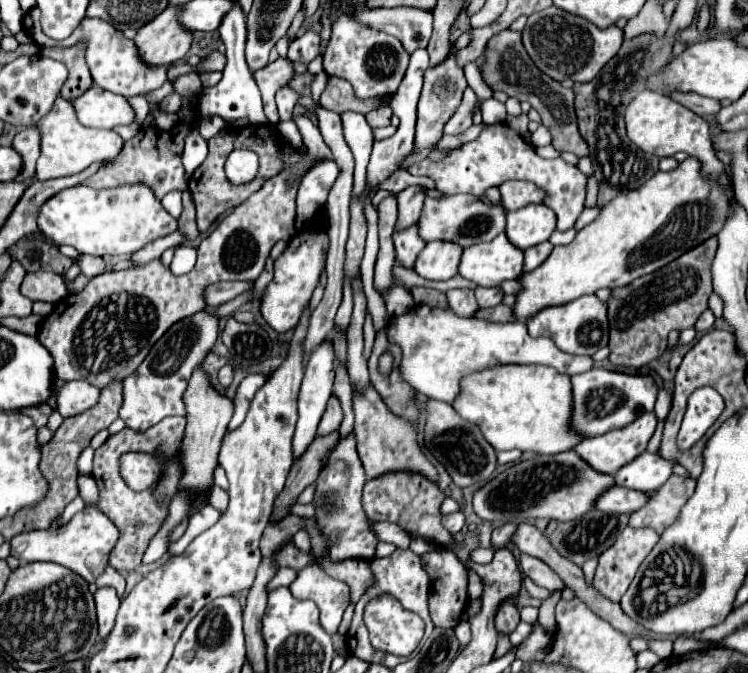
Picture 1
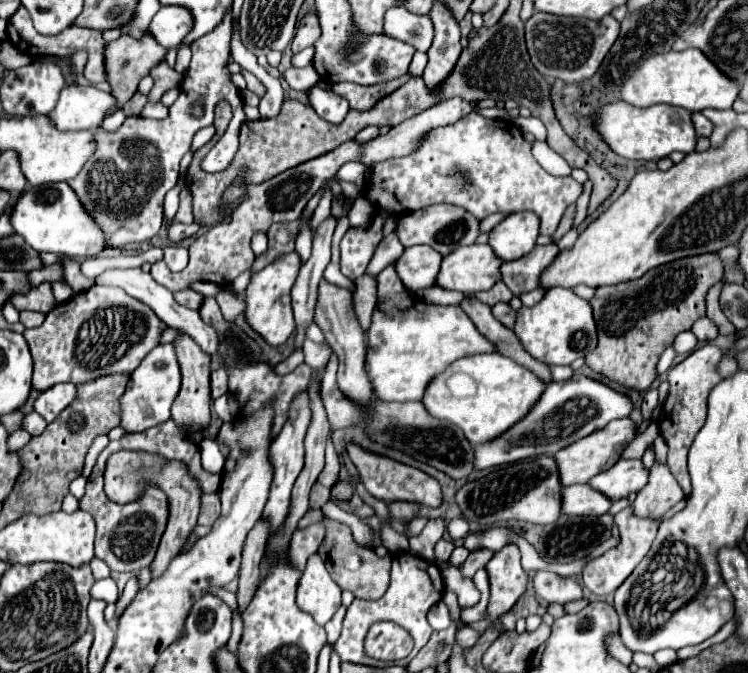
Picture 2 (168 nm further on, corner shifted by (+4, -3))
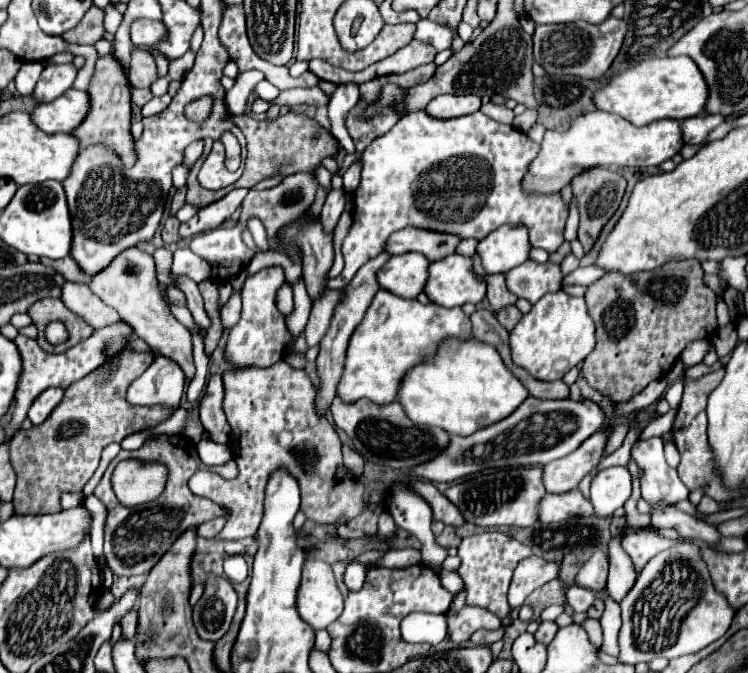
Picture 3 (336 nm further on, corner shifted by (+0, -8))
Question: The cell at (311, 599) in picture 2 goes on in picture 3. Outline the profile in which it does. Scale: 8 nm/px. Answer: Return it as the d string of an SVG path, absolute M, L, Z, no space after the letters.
M318 559L306 561L296 595L298 615L312 629L326 629L340 617L342 603L344 597L336 585L332 567Z

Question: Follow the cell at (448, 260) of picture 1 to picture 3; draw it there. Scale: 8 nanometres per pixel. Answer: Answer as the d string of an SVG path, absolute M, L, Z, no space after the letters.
M418 253L396 255L386 261L386 265L378 271L378 285L386 291L392 291L398 297L414 299L422 293L428 279L430 261Z

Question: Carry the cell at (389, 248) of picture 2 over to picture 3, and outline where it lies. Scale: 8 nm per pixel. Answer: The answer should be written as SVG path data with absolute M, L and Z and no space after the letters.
M386 253L378 255L376 259L370 259L370 263L366 263L366 265L354 275L354 279L344 287L342 299L340 299L340 303L338 303L336 309L334 309L334 315L332 315L332 321L330 321L330 329L328 329L328 333L324 335L322 343L320 343L320 355L318 355L318 359L316 359L316 363L318 363L318 373L320 373L320 379L322 379L320 393L316 395L316 407L318 407L318 413L320 413L320 415L324 415L326 407L330 407L330 403L332 403L332 399L334 399L334 393L336 393L334 389L336 389L336 383L338 383L338 379L340 379L340 375L342 375L342 361L344 361L344 357L346 357L346 345L348 345L348 339L350 339L350 331L354 331L356 325L362 321L368 305L372 303L376 291L380 289L380 287L378 287L378 281L376 281L376 271L378 271L388 259L390 259L390 255L386 255Z

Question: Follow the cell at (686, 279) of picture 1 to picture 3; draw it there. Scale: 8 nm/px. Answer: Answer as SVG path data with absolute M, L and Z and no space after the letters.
M682 259L664 263L654 271L640 271L638 275L622 275L620 271L612 271L594 281L586 291L588 313L596 323L596 347L584 359L582 367L582 375L588 385L616 403L628 401L648 383L664 377L690 341L712 337L718 327L716 295L702 283L702 277L704 271L698 261Z

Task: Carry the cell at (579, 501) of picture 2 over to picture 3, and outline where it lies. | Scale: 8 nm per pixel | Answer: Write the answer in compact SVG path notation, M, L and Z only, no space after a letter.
M578 489L552 495L546 493L542 503L538 503L538 521L540 523L560 523L574 515L592 515L592 503Z

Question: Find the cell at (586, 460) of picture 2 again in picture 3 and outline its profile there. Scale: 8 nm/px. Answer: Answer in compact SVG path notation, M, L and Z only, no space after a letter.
M610 429L604 431L604 433L596 431L590 439L586 439L582 443L582 447L578 447L570 455L544 465L542 483L544 483L546 491L548 493L572 491L572 489L578 487L578 483L588 473L596 471L598 463L602 461L602 451L606 447L608 433L610 433Z

